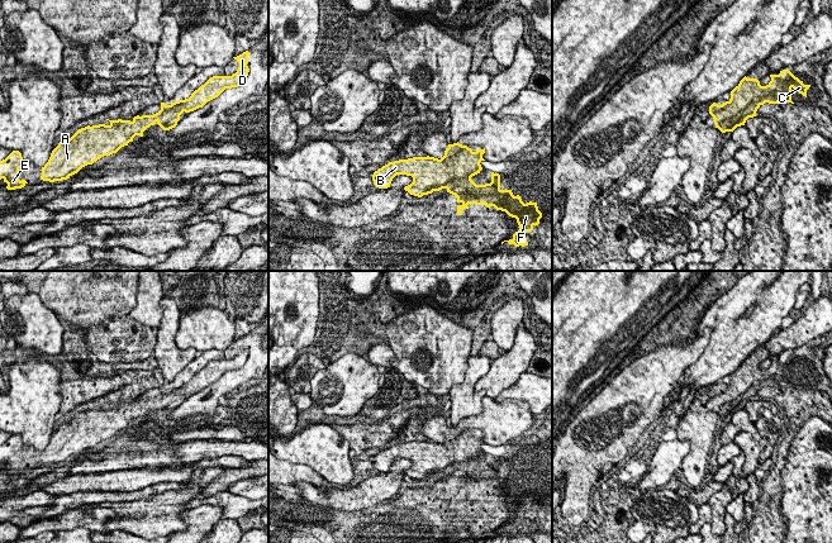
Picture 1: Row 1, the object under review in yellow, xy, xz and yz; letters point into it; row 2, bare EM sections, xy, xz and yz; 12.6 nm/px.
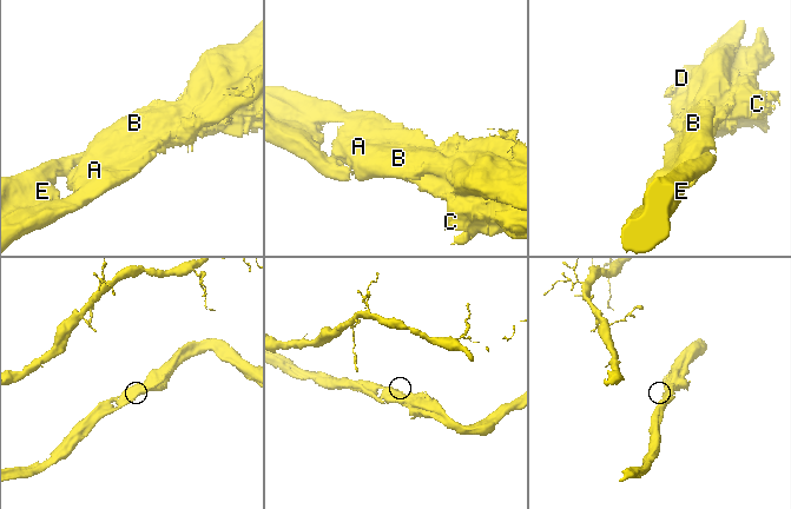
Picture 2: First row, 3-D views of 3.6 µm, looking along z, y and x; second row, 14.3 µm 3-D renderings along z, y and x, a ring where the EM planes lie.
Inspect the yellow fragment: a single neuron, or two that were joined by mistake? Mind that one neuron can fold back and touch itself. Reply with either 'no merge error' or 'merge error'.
no merge error

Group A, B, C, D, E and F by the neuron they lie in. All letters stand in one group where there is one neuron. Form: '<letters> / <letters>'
A B C D E F

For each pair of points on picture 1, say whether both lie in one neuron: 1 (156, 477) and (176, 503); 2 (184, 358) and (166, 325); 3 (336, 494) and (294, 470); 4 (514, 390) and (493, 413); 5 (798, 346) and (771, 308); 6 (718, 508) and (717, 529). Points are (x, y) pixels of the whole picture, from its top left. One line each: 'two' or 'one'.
1: two
2: one
3: two
4: two
5: two
6: one

